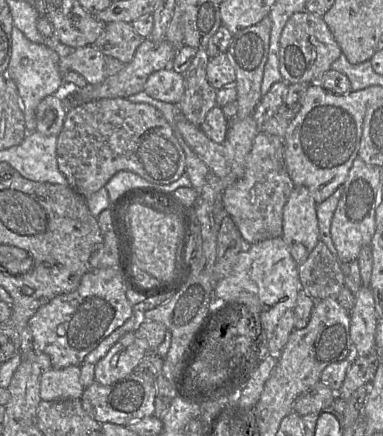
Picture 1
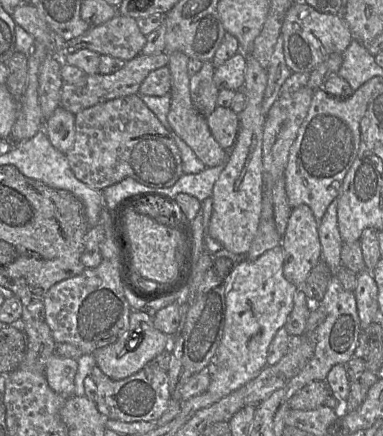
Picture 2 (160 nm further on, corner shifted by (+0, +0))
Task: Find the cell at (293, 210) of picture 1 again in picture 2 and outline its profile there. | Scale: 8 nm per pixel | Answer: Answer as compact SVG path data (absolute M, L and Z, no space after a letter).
M302 204L291 210L286 231L282 236L285 278L301 287L312 268L320 261L319 222L309 206Z

